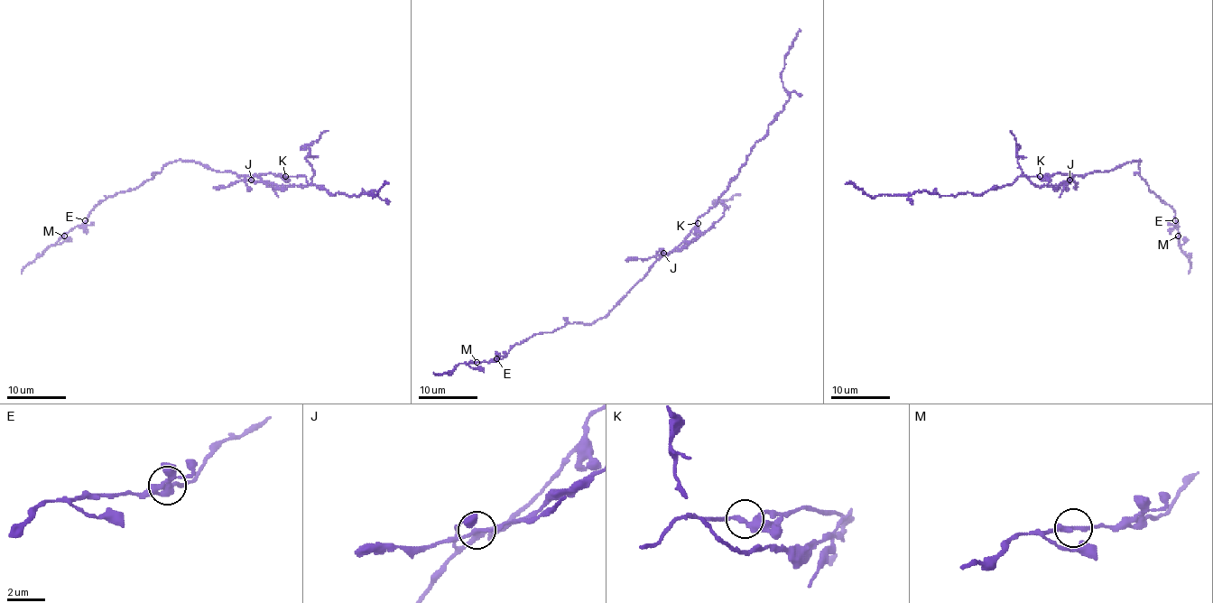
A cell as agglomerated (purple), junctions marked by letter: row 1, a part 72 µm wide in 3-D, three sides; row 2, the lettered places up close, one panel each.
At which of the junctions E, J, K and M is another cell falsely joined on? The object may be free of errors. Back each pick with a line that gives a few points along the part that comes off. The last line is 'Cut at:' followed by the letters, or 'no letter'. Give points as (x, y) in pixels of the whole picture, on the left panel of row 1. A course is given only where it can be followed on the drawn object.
J: Course of the part to remove: (252, 180), (306, 187), (312, 180), (313, 173), (306, 155), (312, 143), (328, 131)
Cut at: J

